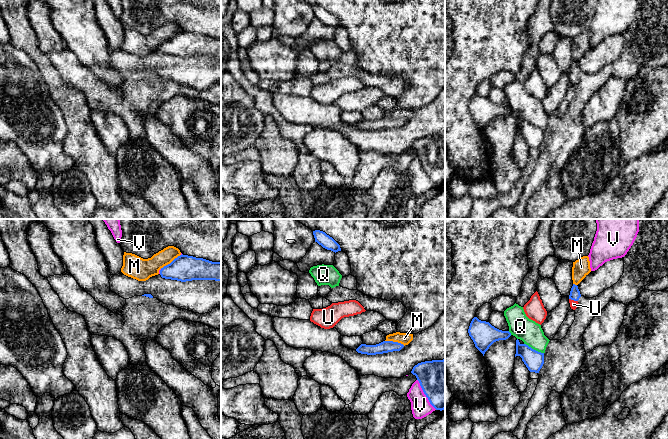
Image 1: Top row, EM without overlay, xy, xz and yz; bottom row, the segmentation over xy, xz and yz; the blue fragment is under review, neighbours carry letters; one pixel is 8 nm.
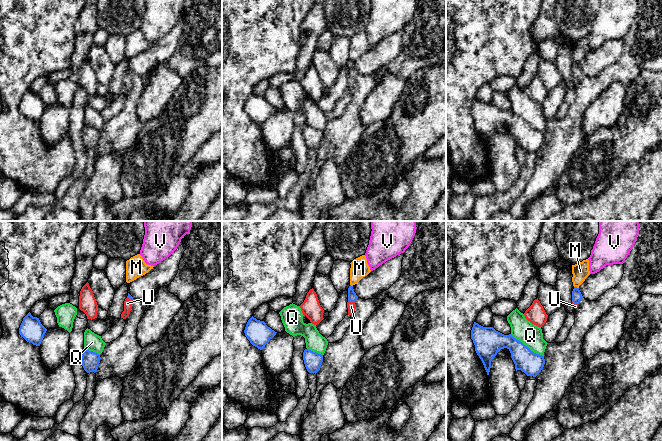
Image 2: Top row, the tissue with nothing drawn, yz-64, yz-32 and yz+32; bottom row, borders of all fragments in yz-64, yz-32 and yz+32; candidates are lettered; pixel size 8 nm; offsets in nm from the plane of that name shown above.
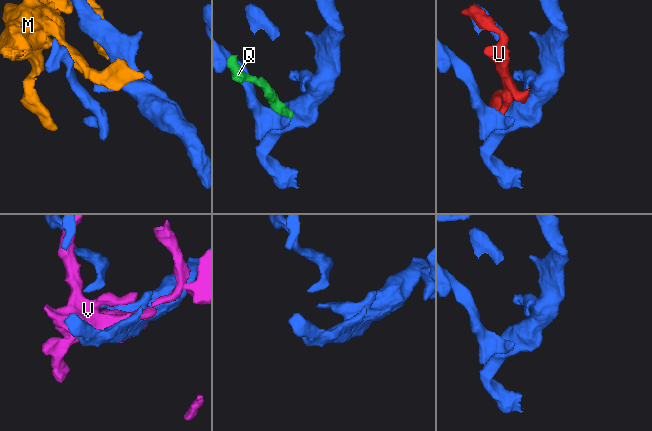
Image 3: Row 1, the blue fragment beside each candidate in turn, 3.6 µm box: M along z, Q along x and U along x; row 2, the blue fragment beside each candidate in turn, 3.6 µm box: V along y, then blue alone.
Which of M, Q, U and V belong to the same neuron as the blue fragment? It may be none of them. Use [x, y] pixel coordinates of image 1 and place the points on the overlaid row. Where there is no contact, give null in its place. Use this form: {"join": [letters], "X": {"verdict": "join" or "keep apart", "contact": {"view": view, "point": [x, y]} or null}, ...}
{"join": ["U"], "M": {"verdict": "keep apart", "contact": {"view": "xy", "point": [171, 262]}}, "Q": {"verdict": "keep apart", "contact": {"view": "yz", "point": [533, 349]}}, "U": {"verdict": "join", "contact": {"view": "yz", "point": [573, 299]}}, "V": {"verdict": "keep apart", "contact": {"view": "xz", "point": [424, 393]}}}

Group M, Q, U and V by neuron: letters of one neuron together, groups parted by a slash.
M / Q / U / V

